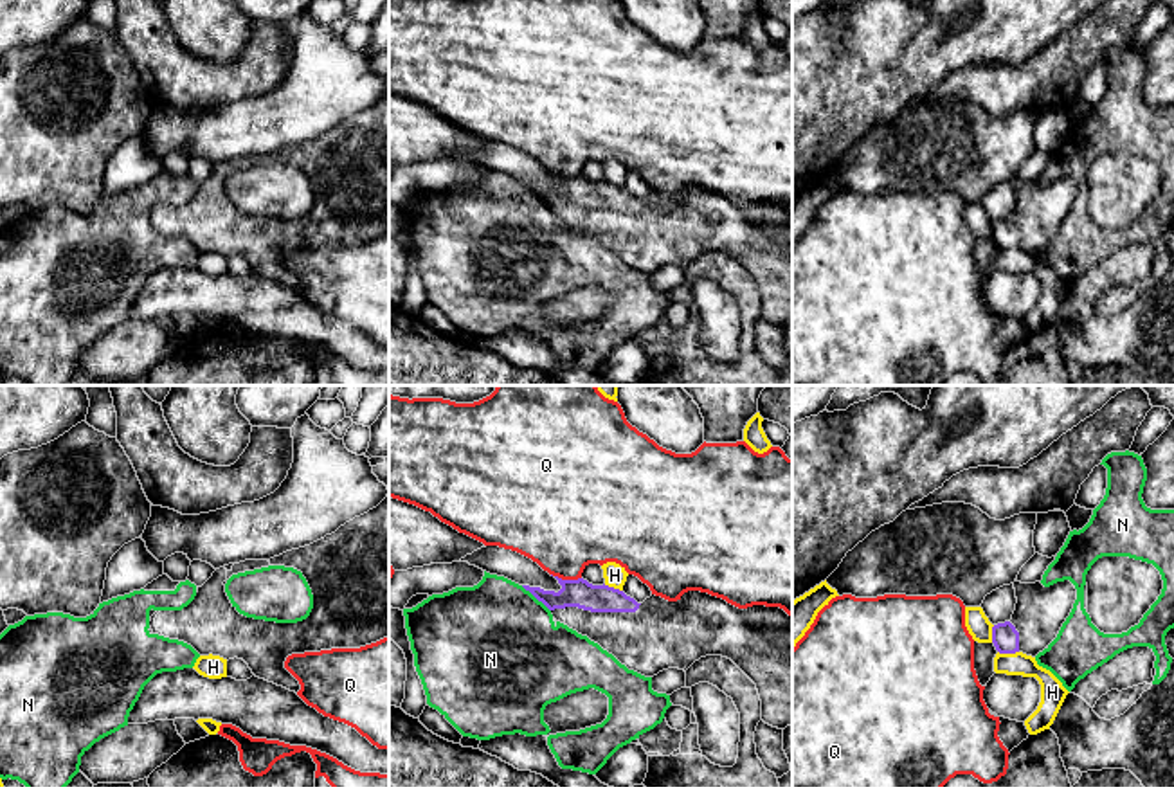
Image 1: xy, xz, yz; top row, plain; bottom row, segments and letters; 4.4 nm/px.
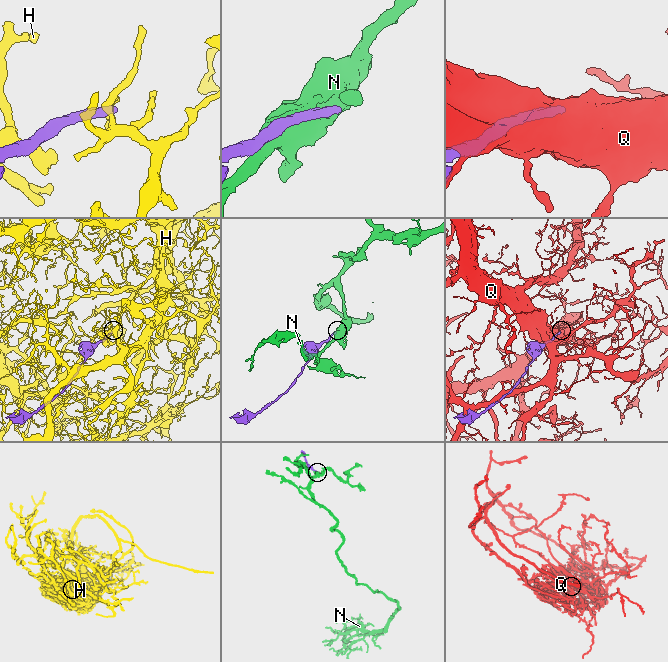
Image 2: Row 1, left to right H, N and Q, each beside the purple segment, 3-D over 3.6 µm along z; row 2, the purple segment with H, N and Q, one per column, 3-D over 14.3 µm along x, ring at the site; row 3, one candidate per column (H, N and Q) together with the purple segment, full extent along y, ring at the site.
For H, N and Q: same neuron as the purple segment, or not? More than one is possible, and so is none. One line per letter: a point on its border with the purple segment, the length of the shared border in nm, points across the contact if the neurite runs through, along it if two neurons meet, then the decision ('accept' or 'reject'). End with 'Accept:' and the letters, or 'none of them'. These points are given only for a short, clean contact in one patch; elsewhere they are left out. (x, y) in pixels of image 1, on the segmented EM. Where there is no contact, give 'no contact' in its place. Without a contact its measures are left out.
H: contact yz (1009, 652); length 100 nm; border yz (998, 651), (1018, 652); reject
N: contact xz (535, 597); length 180 nm; reject
Q: contact xz (566, 580); length 140 nm; reject
Accept: none of them

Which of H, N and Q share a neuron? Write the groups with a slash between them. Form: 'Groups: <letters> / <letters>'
Groups: H / N / Q

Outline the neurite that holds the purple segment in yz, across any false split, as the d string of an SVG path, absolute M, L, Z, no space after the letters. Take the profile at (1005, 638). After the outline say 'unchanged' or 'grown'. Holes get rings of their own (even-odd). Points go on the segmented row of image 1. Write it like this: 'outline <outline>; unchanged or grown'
outline M1070 580L1044 587L1041 582L1014 582L1016 611L1010 621L992 627L992 643L999 654L1023 652L1035 657L1057 638L1077 600Z; grown

